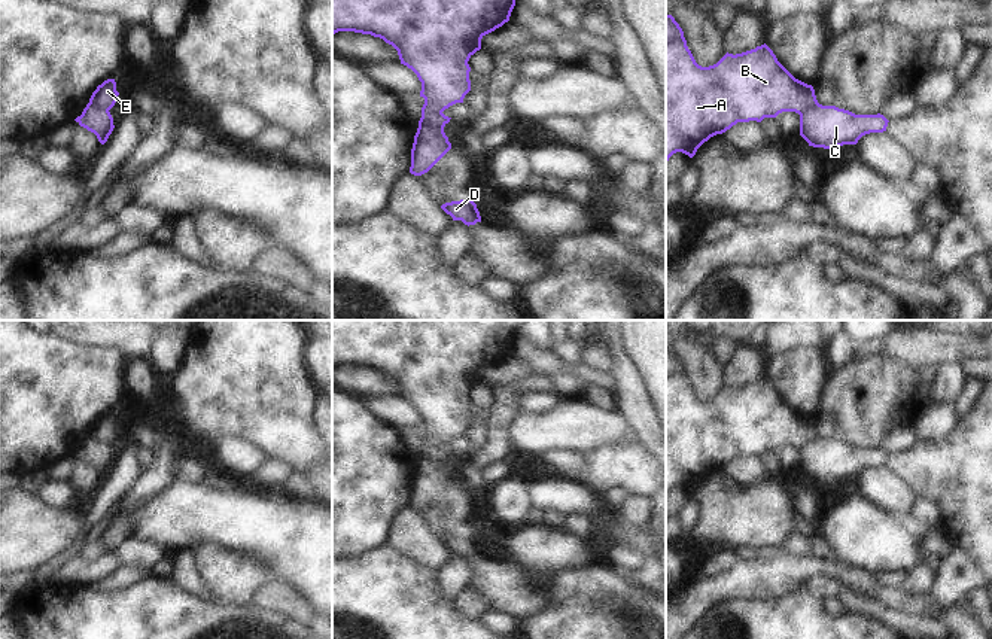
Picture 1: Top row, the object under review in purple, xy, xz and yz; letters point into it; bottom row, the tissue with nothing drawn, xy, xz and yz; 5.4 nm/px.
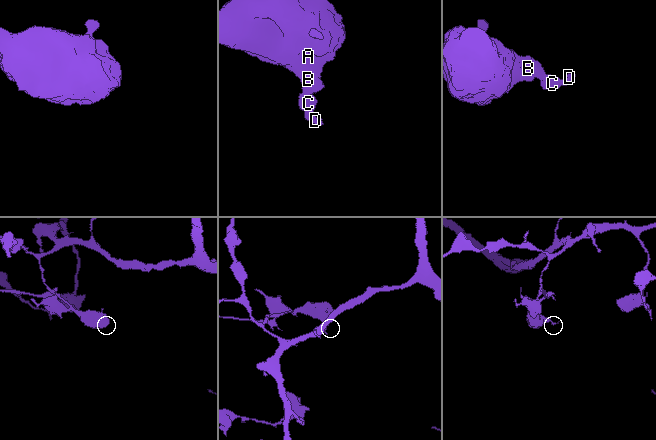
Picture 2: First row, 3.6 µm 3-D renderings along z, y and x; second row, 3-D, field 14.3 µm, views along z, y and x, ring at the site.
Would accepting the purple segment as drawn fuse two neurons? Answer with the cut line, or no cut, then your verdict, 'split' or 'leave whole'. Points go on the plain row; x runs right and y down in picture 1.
xz (419, 456), (443, 463) | split

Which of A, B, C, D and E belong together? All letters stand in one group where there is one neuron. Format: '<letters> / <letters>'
A B E / C D

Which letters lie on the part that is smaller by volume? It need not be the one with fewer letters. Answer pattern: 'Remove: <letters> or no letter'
Remove: C, D

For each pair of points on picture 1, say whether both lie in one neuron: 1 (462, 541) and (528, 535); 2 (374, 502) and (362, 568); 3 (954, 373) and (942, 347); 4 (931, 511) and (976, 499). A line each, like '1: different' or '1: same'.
1: different
2: different
3: different
4: different

